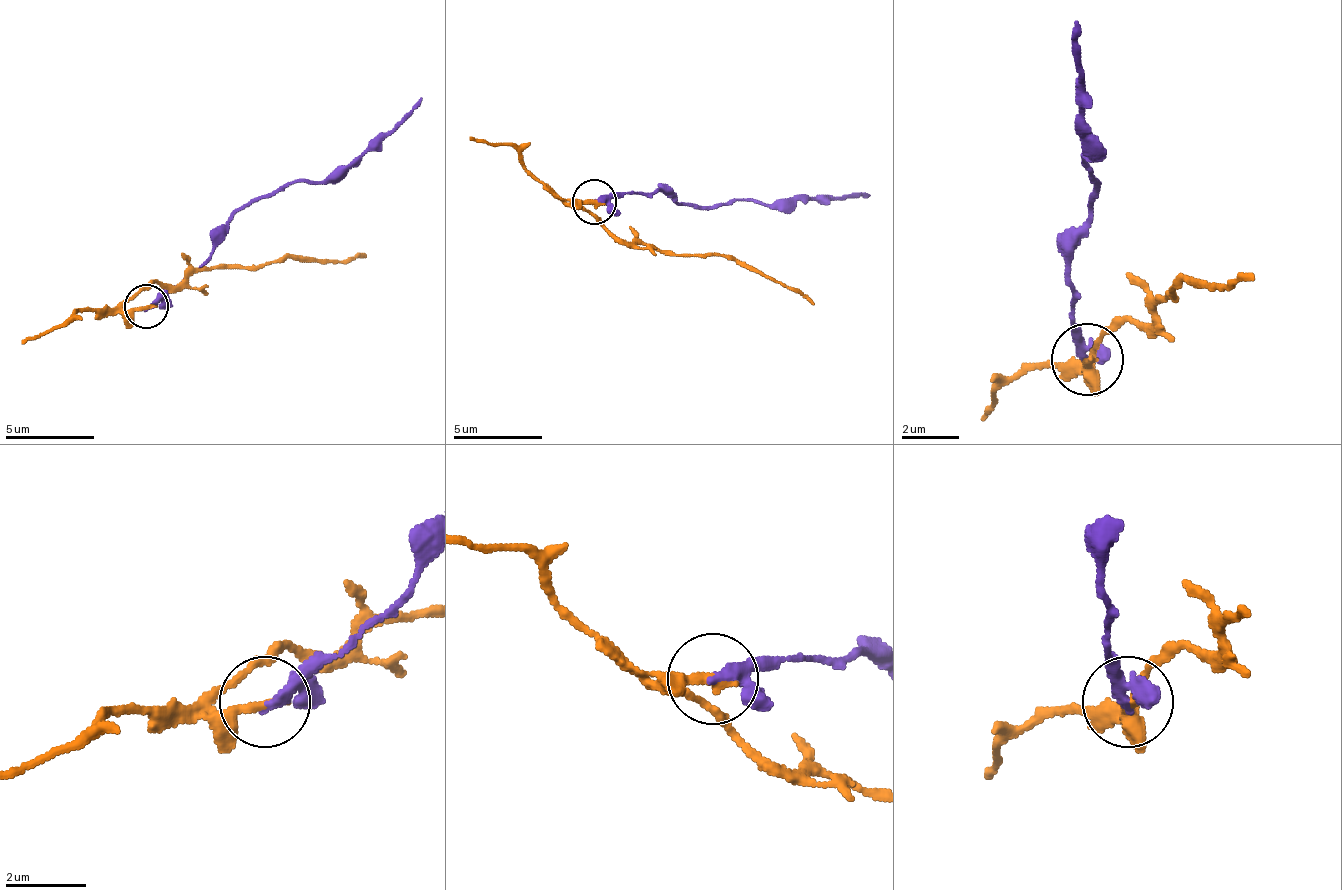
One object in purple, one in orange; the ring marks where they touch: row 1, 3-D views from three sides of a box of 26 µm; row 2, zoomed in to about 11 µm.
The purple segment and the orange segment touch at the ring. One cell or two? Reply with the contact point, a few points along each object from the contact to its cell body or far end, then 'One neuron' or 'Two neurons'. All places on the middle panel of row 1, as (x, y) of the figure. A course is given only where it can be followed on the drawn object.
Place: (594, 202). Course of purple: (595, 201), (662, 192), (688, 205), (742, 201), (786, 205), (871, 196). Course of orange: (595, 201), (577, 205), (622, 241), (728, 254), (813, 303). Two neurons

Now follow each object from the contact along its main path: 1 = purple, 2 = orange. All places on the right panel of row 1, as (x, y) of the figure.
1: (1085, 361), (1071, 267), (1071, 246), (1092, 202), (1085, 159), (1092, 159), (1078, 22)
2: (1085, 361), (1121, 325), (1150, 325), (1157, 303), (1172, 289), (1251, 275)

